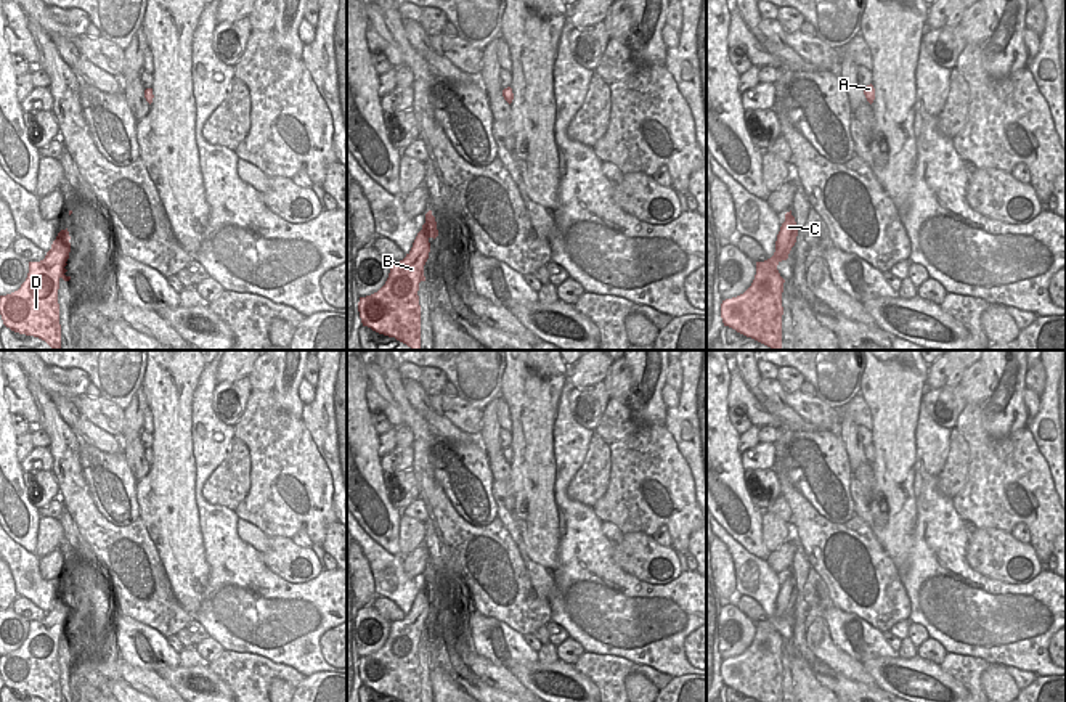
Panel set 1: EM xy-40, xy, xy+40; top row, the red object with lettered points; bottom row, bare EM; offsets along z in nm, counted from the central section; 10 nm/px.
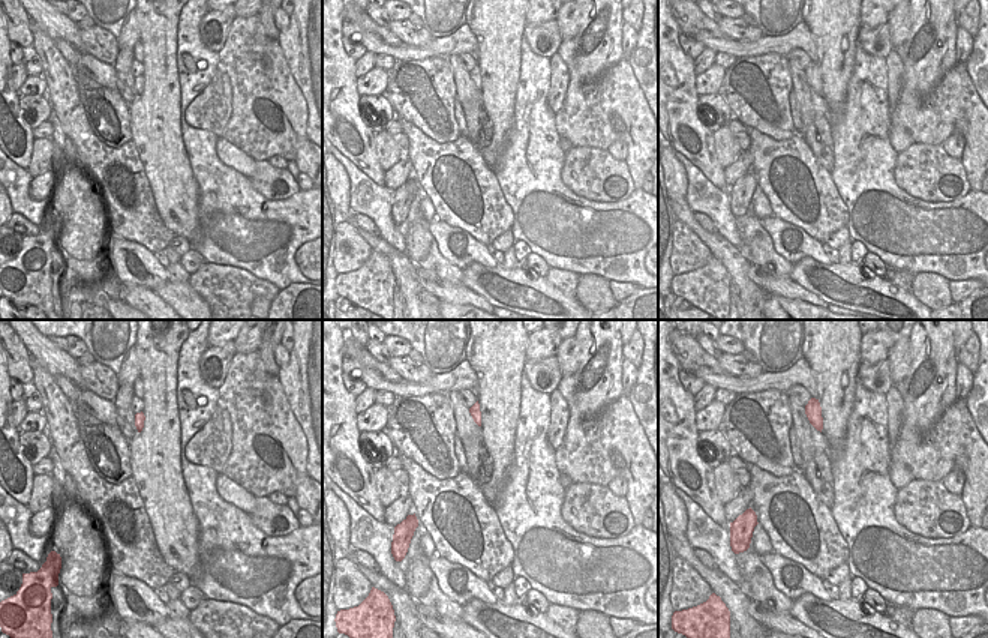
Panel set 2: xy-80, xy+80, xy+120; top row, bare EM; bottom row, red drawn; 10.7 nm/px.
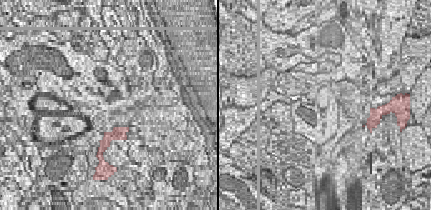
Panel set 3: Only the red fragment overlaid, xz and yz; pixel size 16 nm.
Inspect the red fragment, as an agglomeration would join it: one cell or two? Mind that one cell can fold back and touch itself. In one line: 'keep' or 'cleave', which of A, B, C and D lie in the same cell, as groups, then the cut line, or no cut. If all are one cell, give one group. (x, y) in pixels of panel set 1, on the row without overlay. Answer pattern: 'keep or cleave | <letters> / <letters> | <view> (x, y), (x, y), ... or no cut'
keep | A B C D | no cut

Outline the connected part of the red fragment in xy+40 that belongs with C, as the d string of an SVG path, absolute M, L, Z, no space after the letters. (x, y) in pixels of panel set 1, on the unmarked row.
M791 570L785 573L775 601L775 612L764 622L756 622L751 646L740 655L721 663L724 686L758 702L782 702L782 652L785 639L777 625L788 618L796 602L798 590Z

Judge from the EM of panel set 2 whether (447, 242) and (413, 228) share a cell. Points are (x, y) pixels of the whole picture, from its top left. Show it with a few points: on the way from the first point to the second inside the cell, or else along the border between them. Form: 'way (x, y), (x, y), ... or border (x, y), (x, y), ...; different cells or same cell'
border (429, 222), (429, 231), (438, 251), (455, 264); different cells

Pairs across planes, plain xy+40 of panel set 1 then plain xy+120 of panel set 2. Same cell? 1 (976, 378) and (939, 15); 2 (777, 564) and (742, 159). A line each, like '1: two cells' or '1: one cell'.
1: two cells
2: one cell

